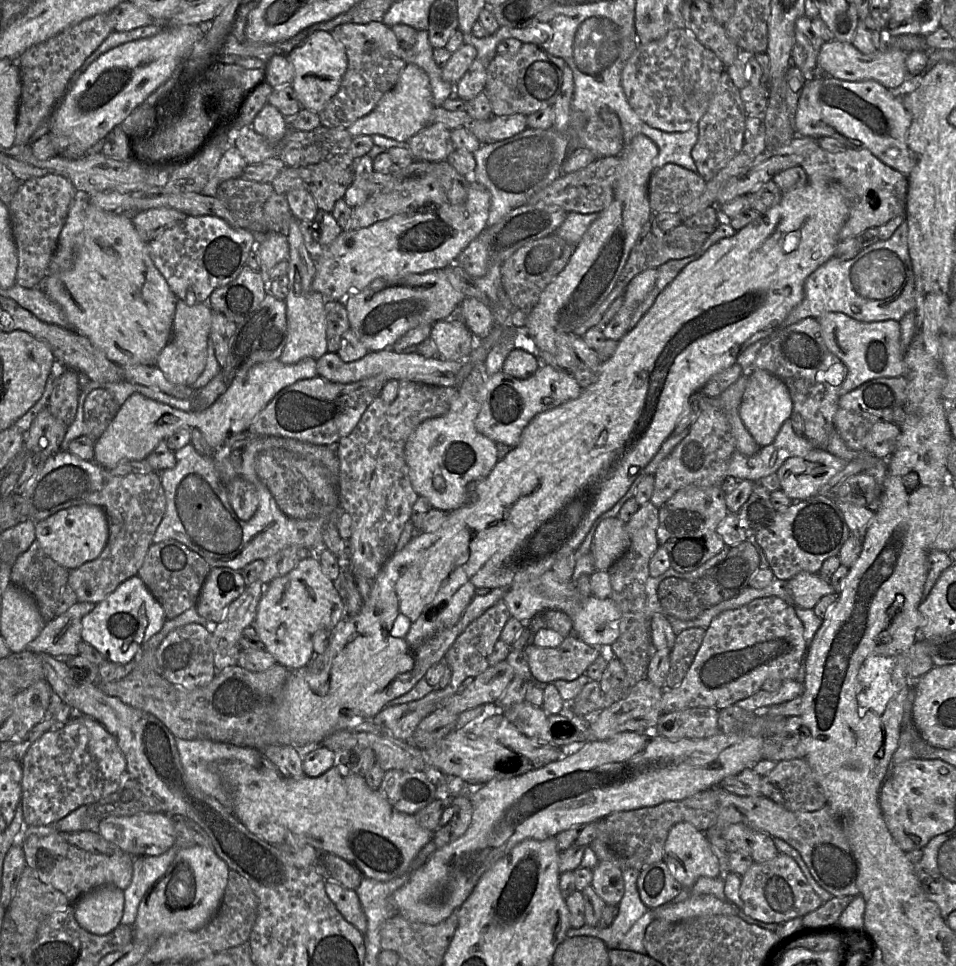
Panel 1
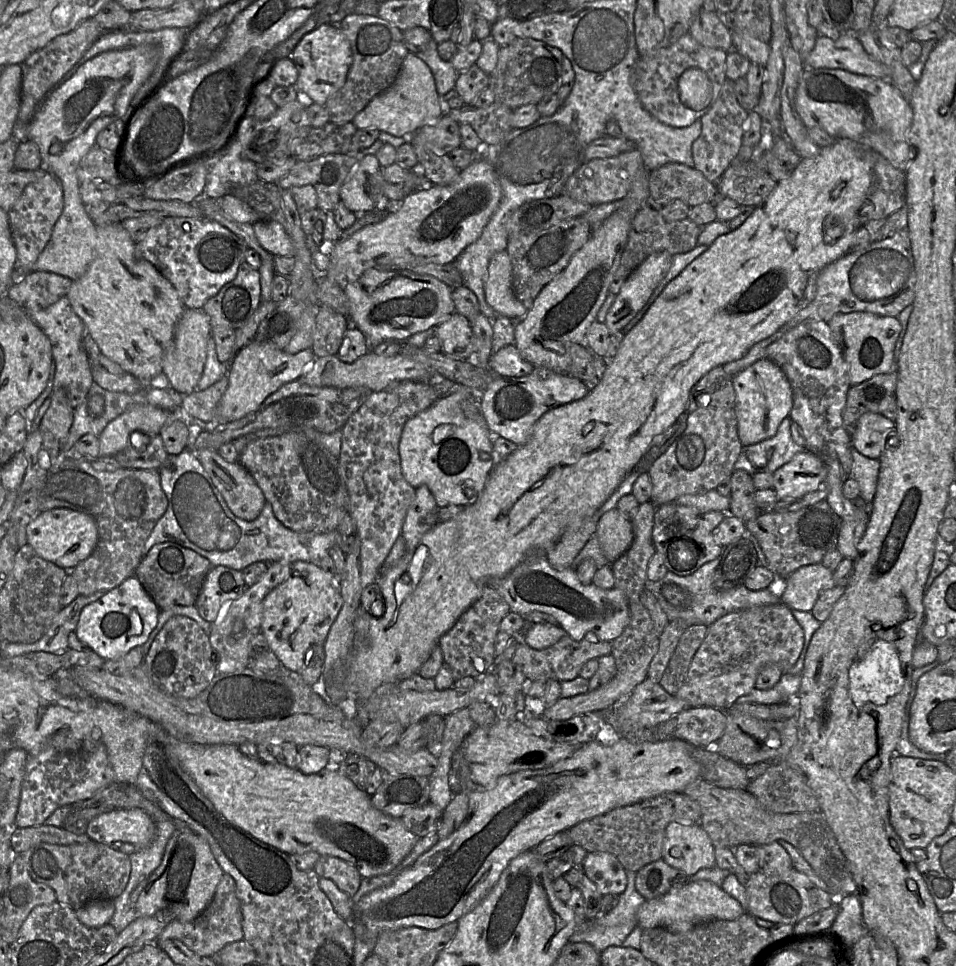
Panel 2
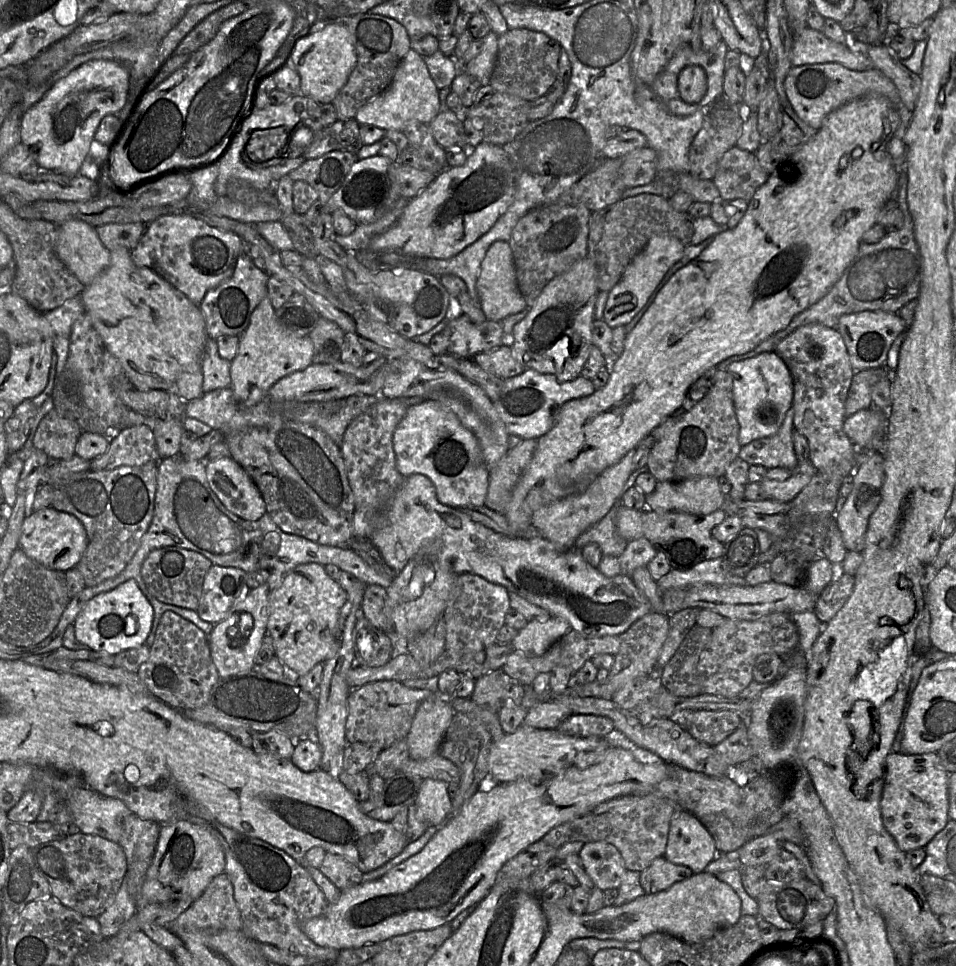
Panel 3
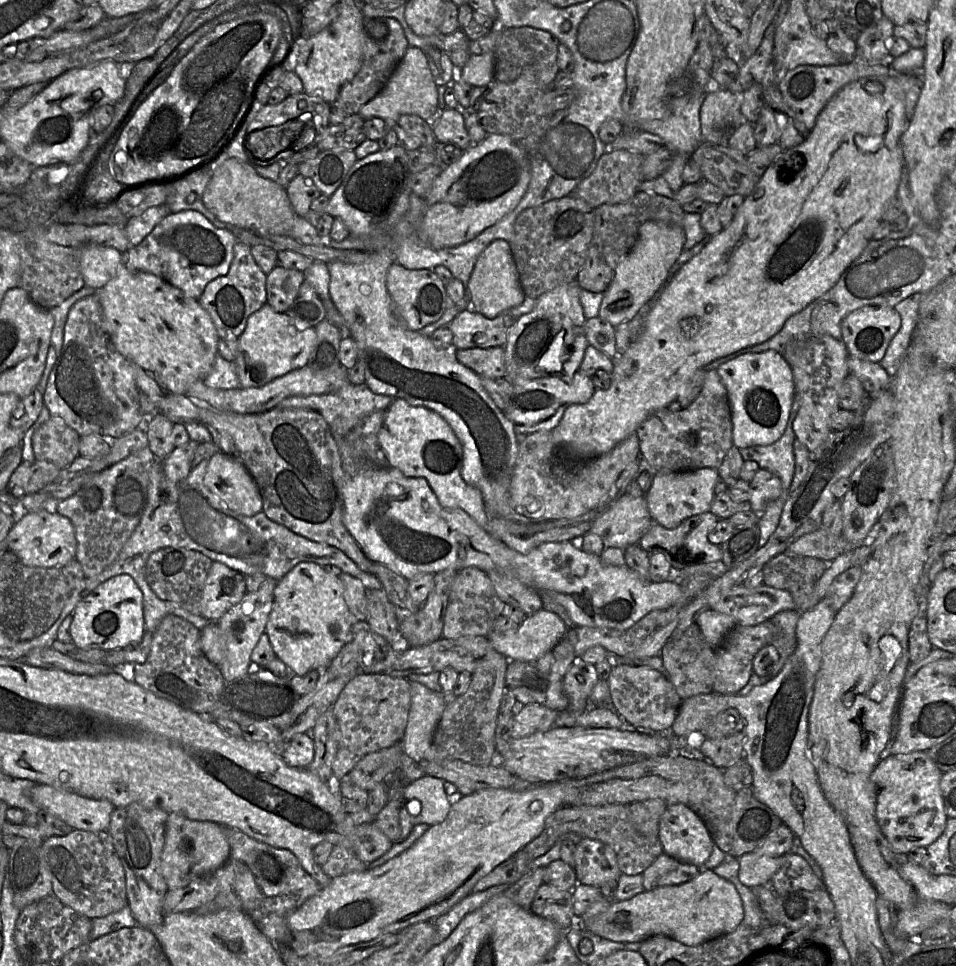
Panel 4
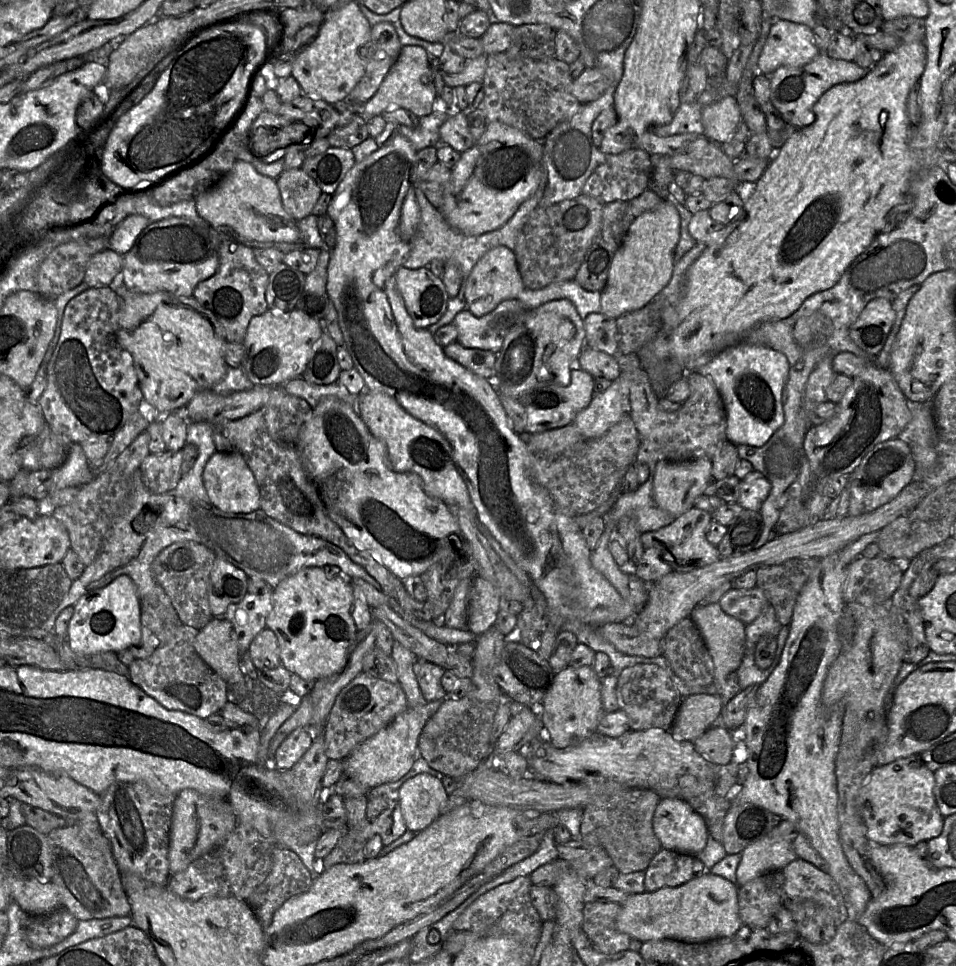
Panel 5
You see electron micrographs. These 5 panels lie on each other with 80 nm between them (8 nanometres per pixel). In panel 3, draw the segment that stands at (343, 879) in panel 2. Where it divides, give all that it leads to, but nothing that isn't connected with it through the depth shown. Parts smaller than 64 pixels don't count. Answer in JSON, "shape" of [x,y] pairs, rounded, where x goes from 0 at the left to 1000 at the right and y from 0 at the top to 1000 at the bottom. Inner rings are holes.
{"shape":[[[342,883],[334,901],[357,922],[379,914],[381,904],[358,886]]]}

